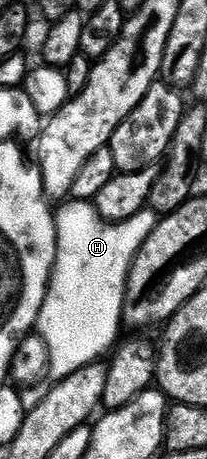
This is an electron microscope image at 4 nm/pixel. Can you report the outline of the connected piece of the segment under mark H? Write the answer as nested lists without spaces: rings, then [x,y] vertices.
[[[65,201],[56,208],[55,218],[57,256],[35,331],[46,342],[49,350],[48,378],[60,381],[79,369],[96,364],[100,355],[108,356],[118,342],[117,330],[121,327],[121,315],[125,311],[125,283],[129,280],[129,270],[139,249],[157,227],[159,216],[156,211],[142,209],[135,213],[135,217],[125,219],[122,223],[108,223],[92,202]]]

